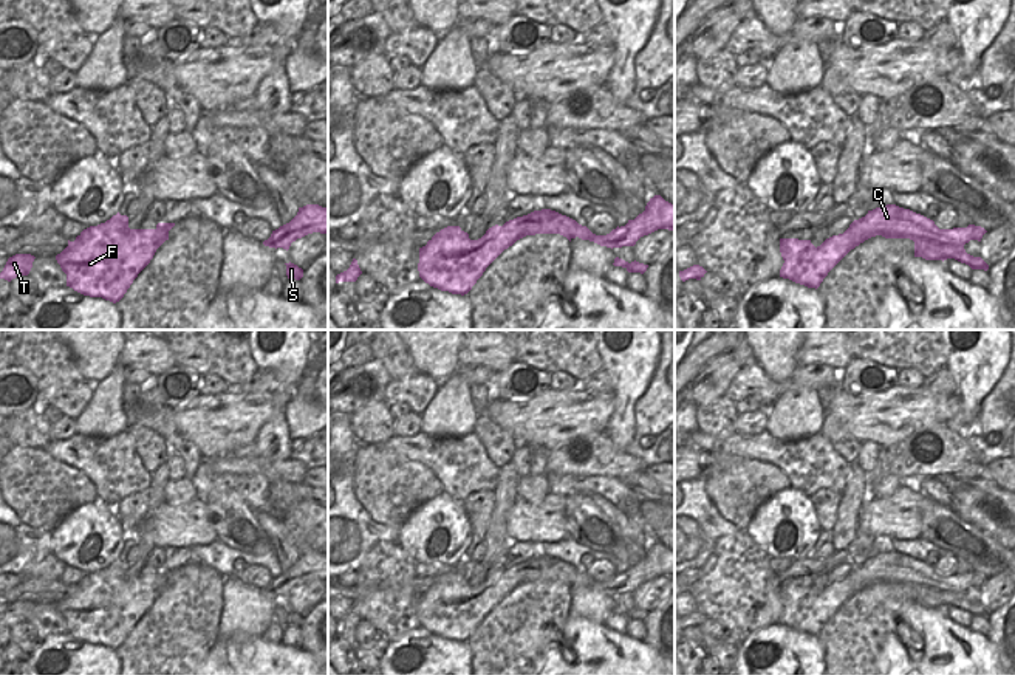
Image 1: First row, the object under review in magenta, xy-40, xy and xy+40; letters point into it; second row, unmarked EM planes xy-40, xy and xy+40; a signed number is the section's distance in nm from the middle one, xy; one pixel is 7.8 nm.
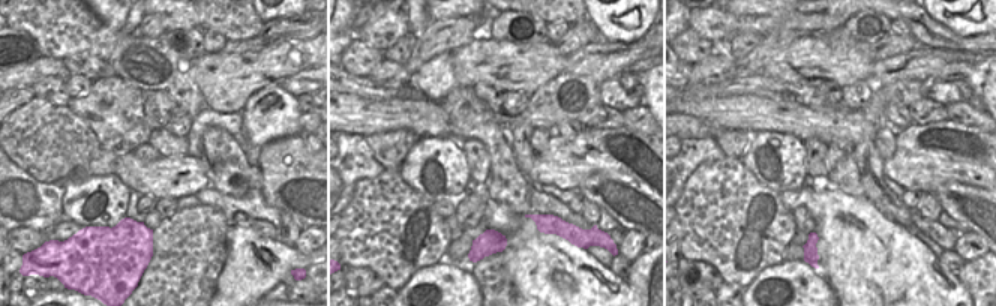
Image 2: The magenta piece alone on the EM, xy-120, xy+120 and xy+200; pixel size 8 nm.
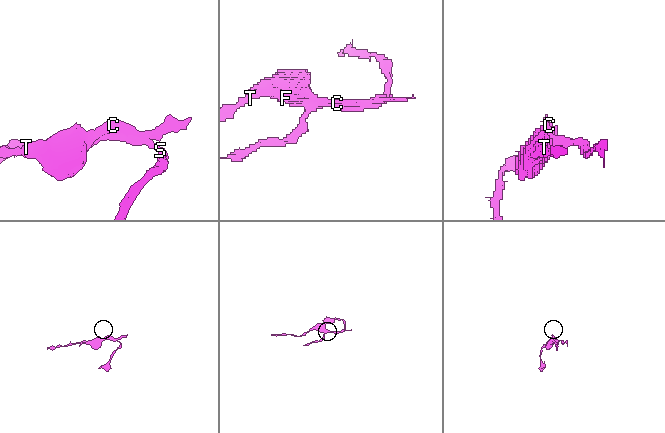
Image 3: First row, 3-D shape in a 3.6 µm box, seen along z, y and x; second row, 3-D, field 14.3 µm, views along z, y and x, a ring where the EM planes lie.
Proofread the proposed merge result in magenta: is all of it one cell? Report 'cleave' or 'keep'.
cleave

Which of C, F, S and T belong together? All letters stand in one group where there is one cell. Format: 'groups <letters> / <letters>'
groups C F T / S

